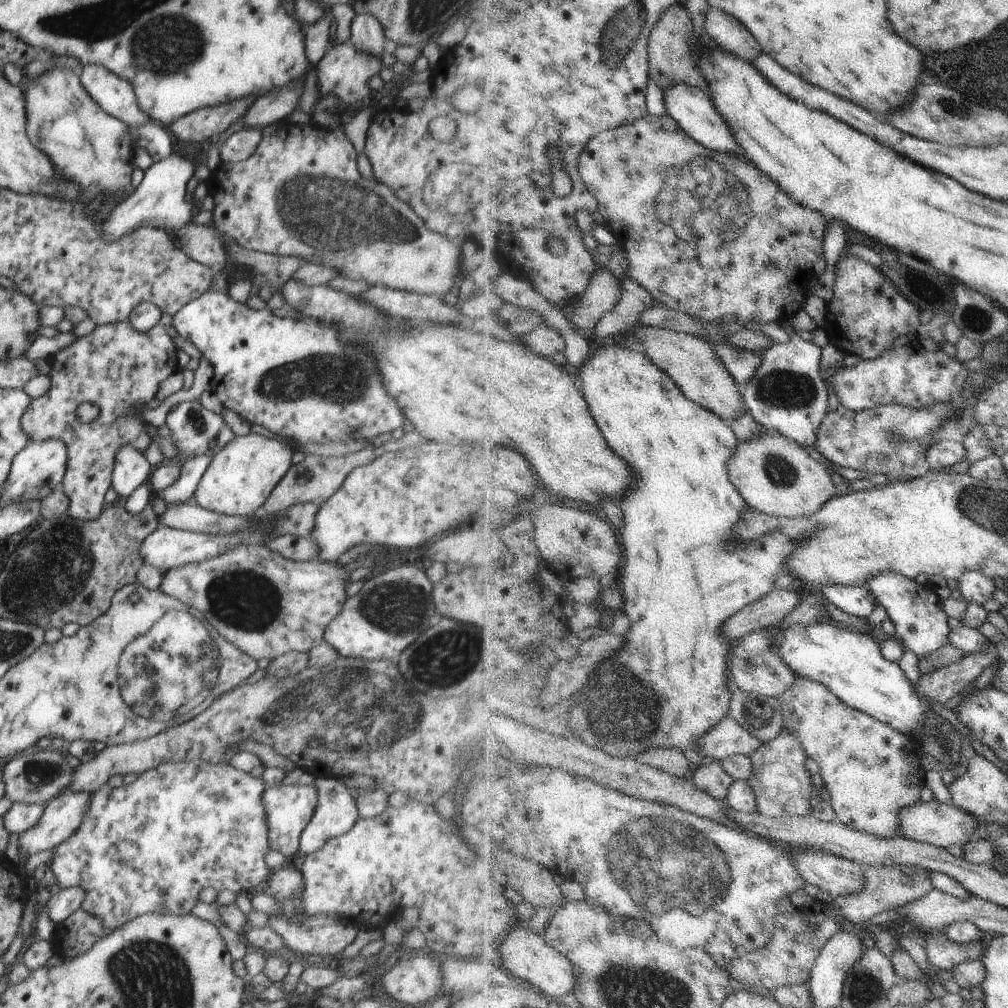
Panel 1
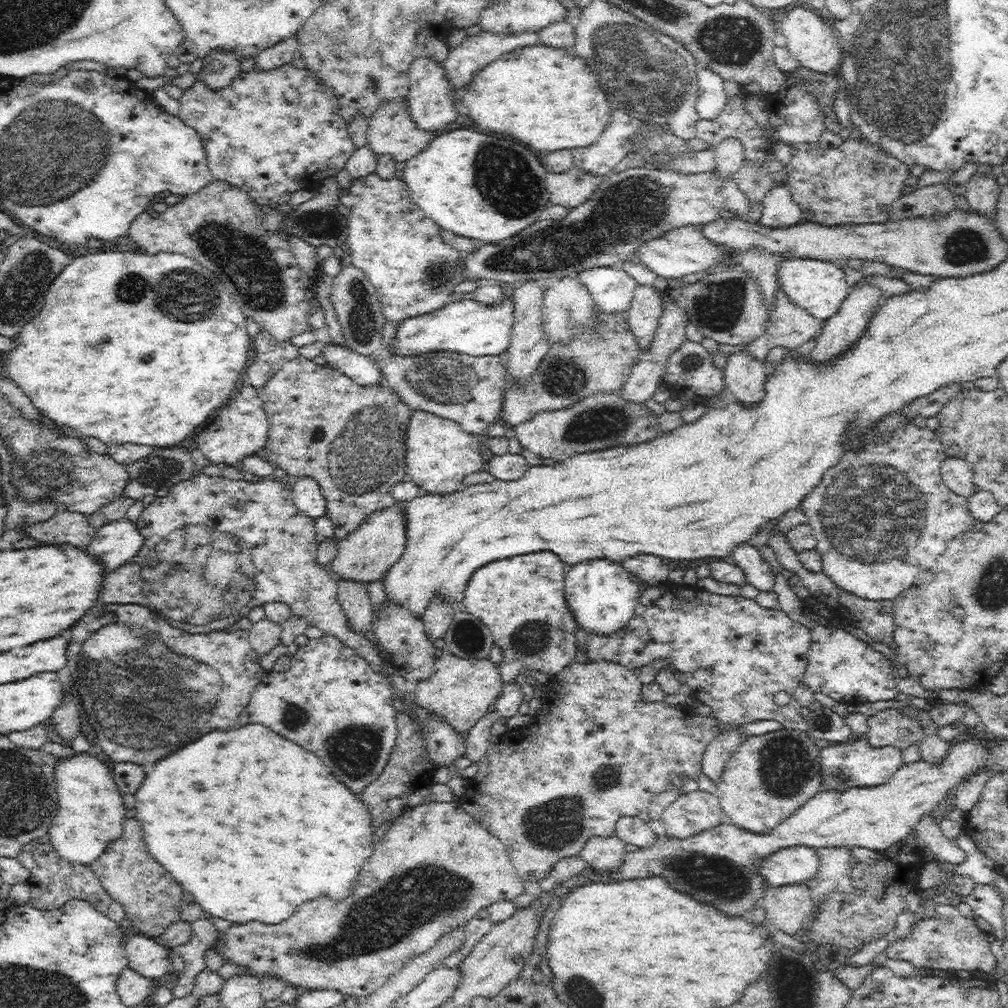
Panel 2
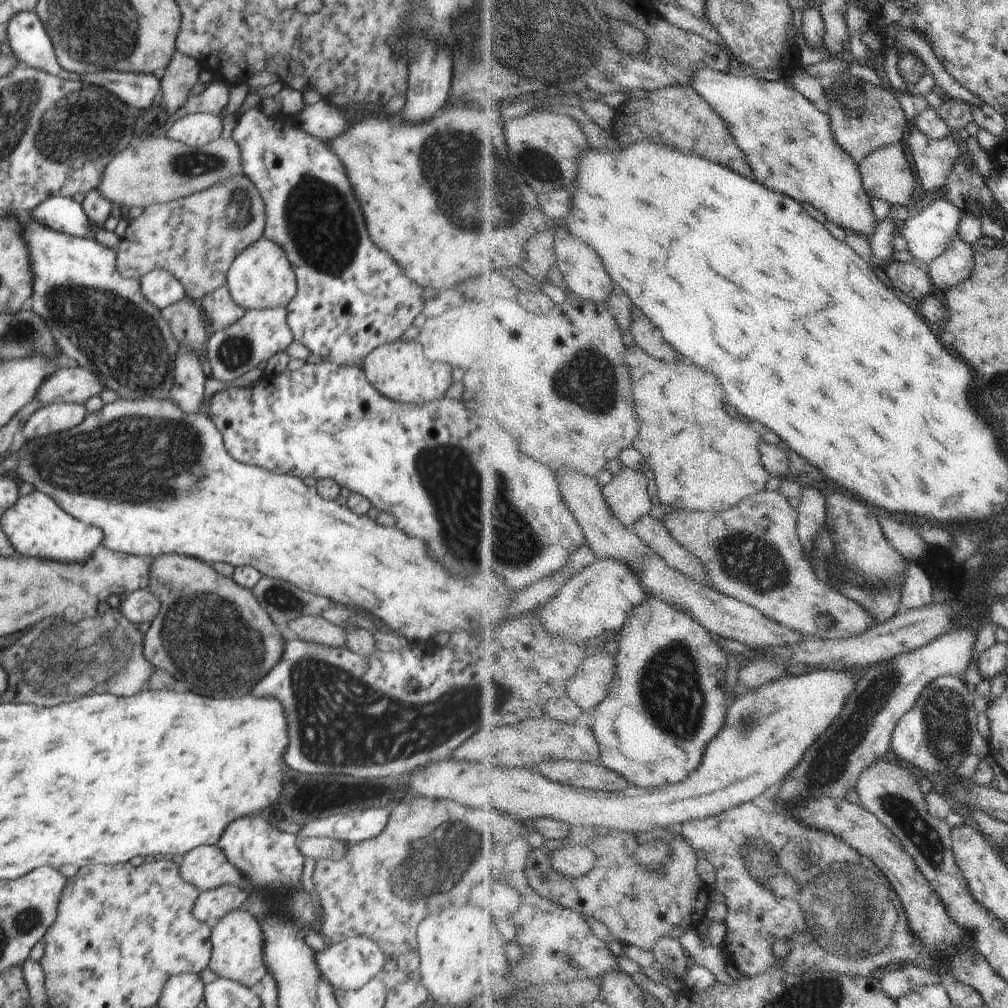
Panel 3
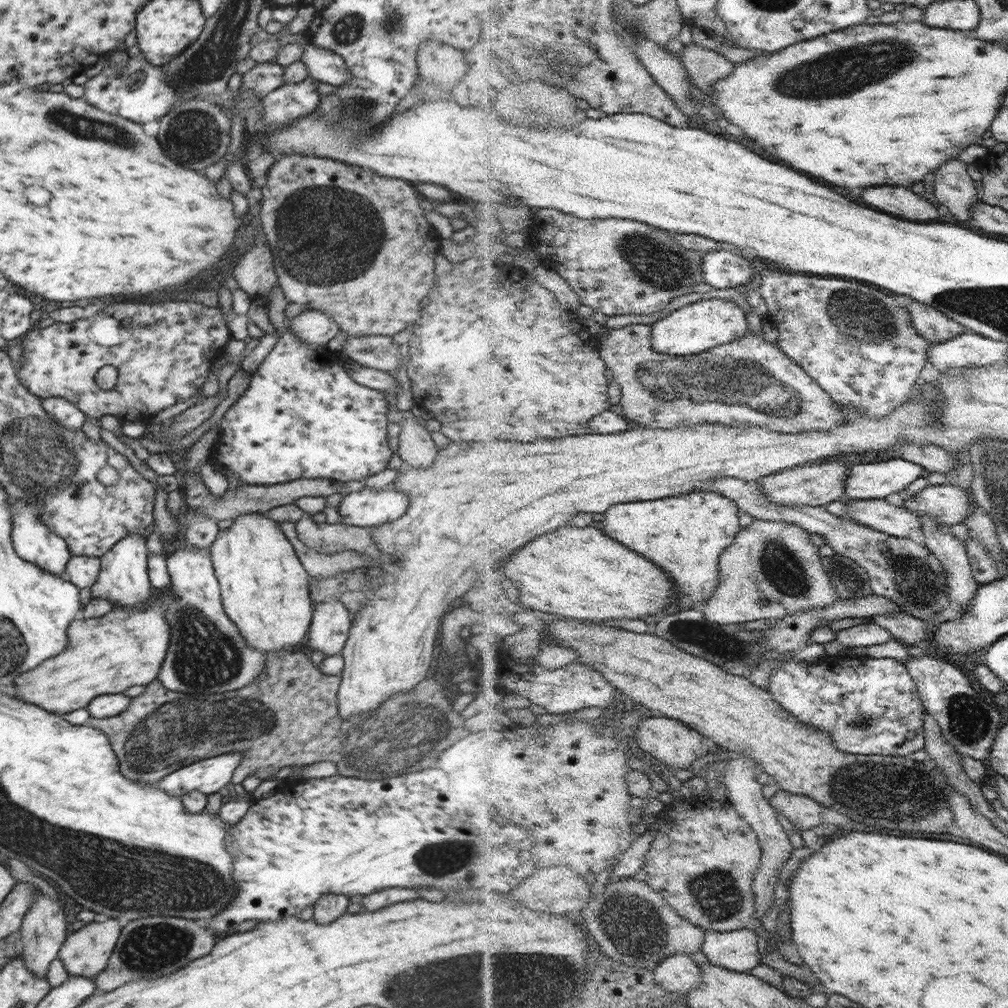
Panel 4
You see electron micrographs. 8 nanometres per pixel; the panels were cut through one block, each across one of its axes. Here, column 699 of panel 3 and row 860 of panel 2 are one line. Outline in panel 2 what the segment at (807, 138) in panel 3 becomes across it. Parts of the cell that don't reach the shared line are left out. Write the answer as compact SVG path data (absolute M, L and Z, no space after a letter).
M97 751L57 757L55 762L52 778L58 802L47 828L48 838L62 858L88 865L122 832L124 810L118 788L114 786L109 762Z

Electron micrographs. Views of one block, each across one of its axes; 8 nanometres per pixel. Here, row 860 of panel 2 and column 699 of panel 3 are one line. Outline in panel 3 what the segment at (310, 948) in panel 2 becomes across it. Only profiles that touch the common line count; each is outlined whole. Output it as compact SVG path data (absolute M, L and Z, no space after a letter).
M636 342L627 348L627 361L631 367L633 374L633 385L635 390L635 409L643 420L643 425L634 443L636 447L650 463L650 466L656 474L655 494L656 502L664 504L670 511L710 511L722 512L730 510L738 506L742 501L745 501L749 496L755 495L767 488L768 483L772 480L773 474L768 470L768 467L763 461L761 453L761 444L764 442L764 436L746 420L742 418L734 418L730 416L730 412L726 410L726 398L724 398L724 386L720 384L720 378L716 378L714 374L706 372L702 366L698 366L696 362L686 364L684 359L671 363L665 360L660 360L654 355L651 355L640 343Z

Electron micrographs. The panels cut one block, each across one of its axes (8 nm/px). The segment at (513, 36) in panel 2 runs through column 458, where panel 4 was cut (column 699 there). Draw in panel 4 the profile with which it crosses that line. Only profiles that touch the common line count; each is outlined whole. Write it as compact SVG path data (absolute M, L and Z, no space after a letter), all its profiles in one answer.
M692 42L682 52L684 66L688 69L691 80L704 93L713 97L715 84L728 78L737 67L731 58Z

